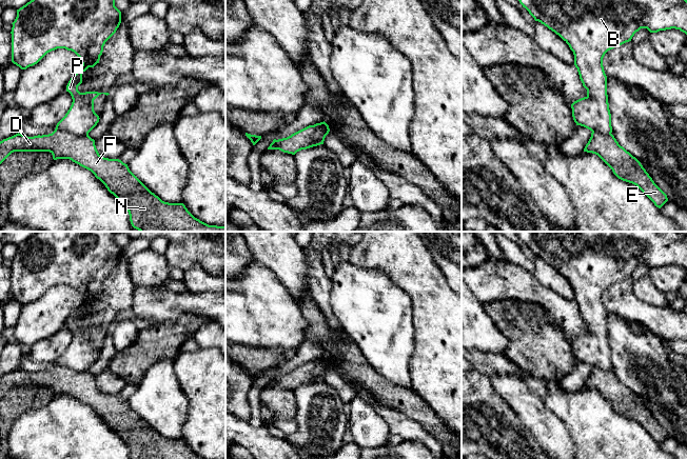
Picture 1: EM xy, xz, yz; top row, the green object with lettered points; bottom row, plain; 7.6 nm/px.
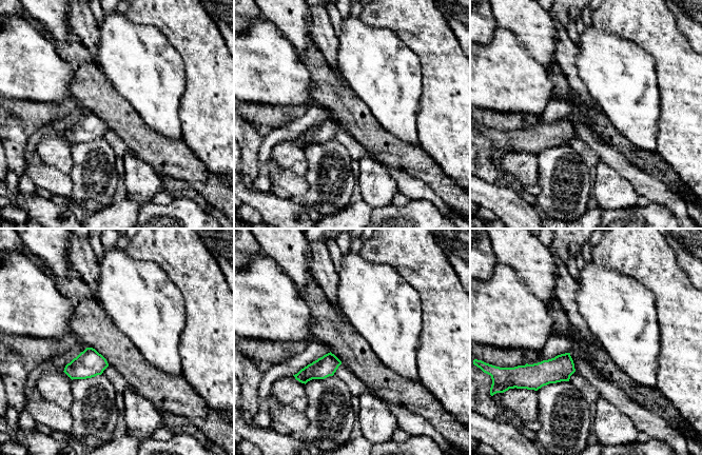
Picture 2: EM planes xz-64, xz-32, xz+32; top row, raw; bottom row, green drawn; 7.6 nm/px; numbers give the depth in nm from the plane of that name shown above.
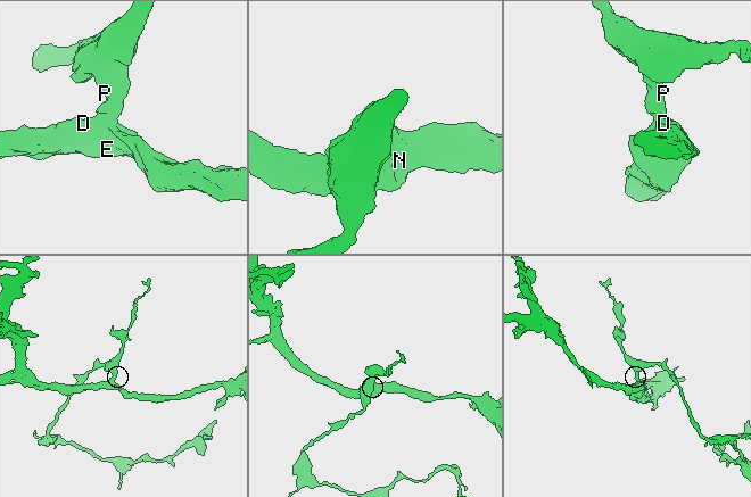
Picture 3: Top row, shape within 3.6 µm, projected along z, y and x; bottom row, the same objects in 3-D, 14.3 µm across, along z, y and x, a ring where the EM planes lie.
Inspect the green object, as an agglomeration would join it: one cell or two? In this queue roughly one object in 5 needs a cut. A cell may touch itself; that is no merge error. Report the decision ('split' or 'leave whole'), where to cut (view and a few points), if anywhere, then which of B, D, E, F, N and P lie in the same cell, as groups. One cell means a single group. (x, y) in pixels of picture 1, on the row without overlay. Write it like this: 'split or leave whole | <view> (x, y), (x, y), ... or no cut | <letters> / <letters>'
split | xy (56, 363), (78, 371), (87, 371) | B P / D E F N

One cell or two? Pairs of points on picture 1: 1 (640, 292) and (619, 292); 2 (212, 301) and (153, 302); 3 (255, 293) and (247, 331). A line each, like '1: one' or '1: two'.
1: two
2: one
3: one

